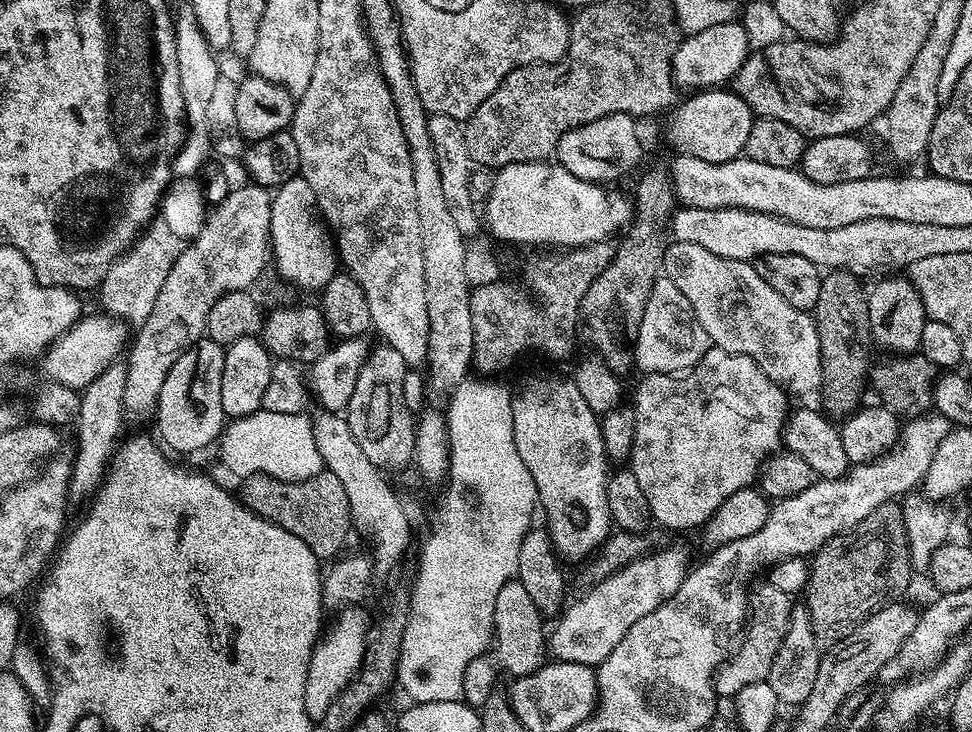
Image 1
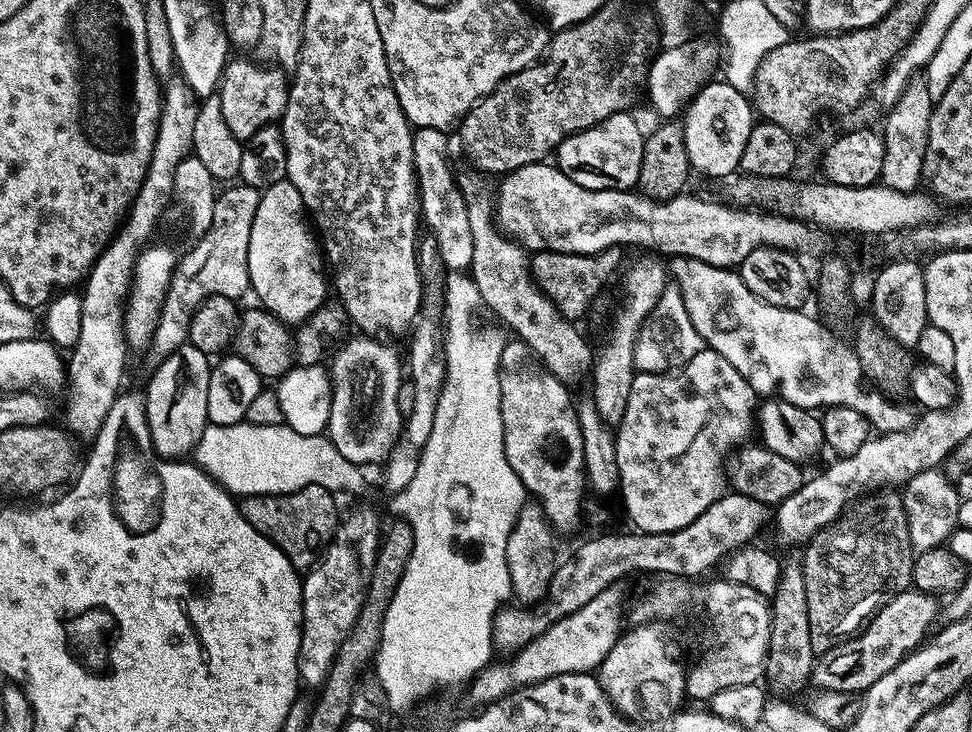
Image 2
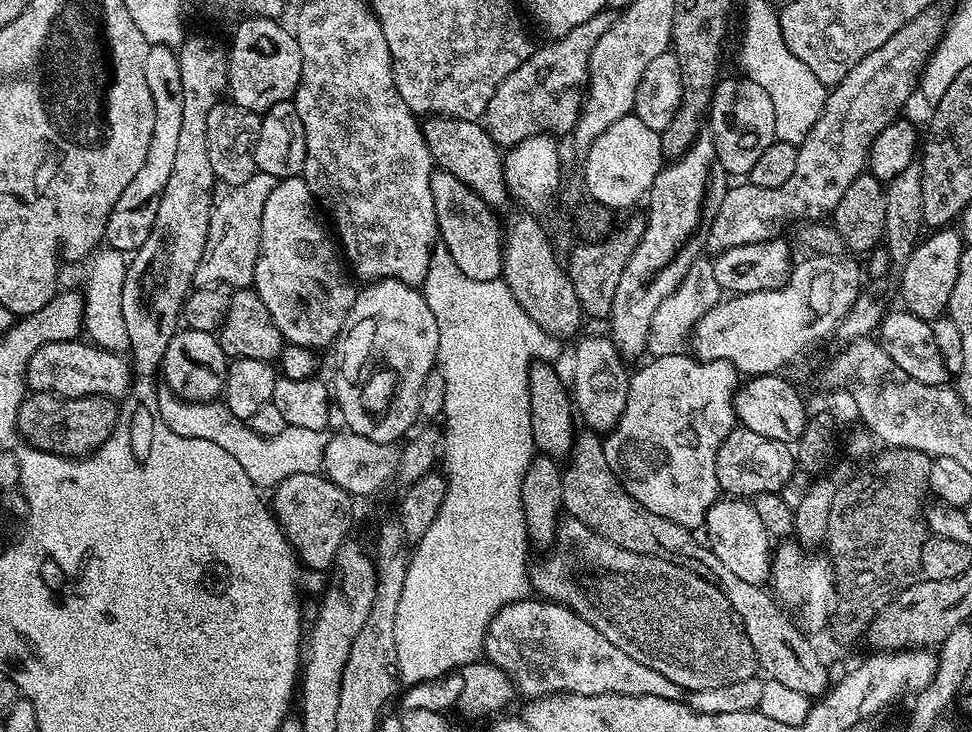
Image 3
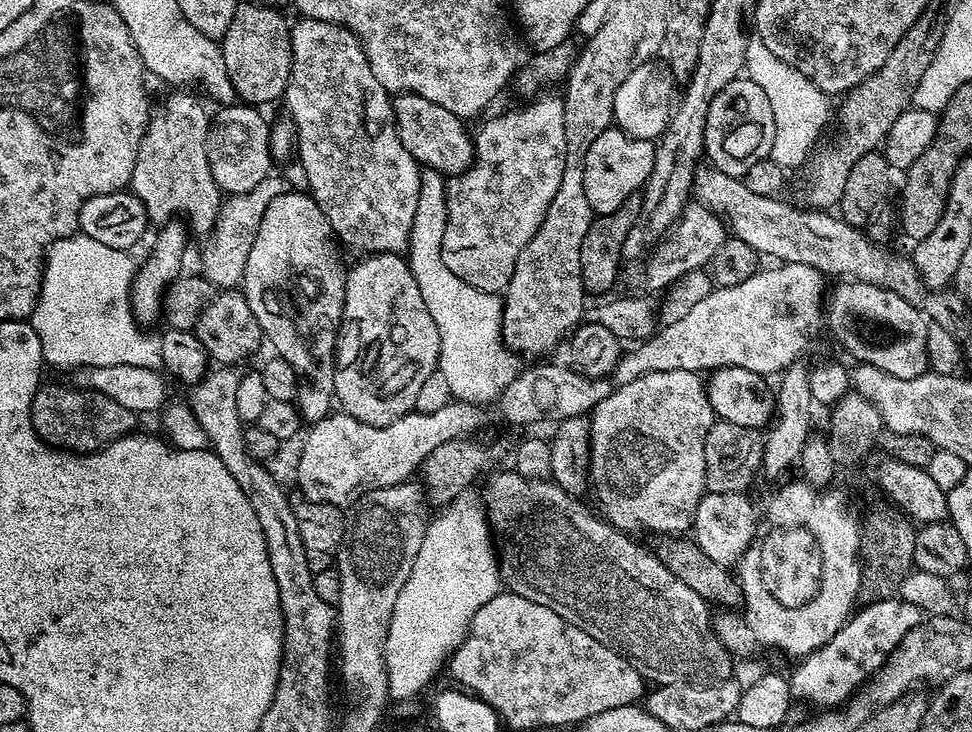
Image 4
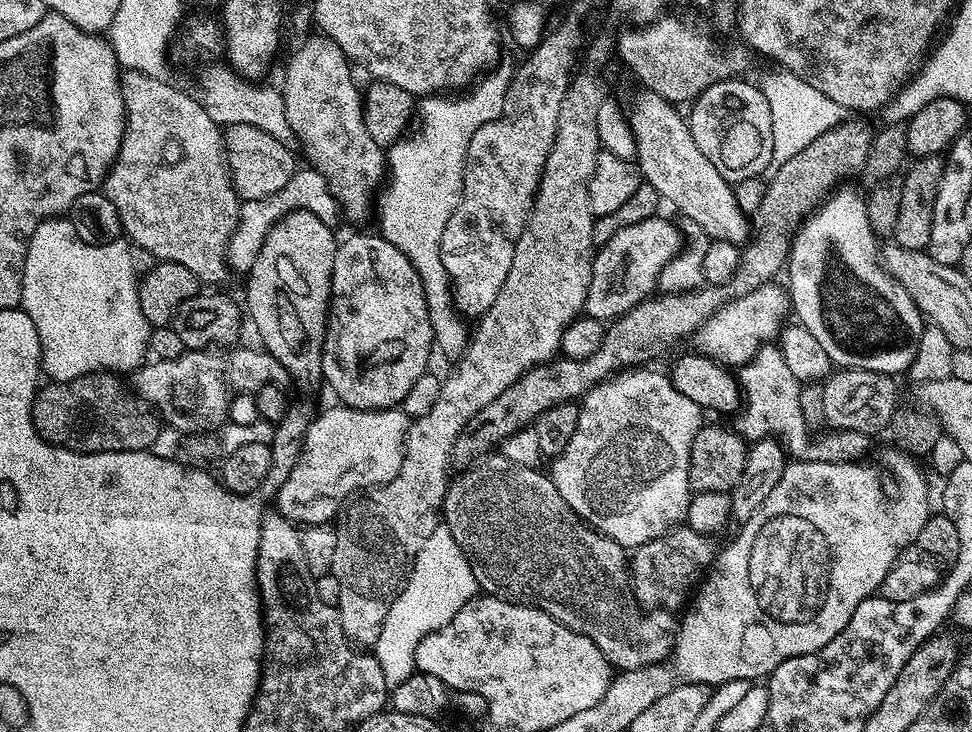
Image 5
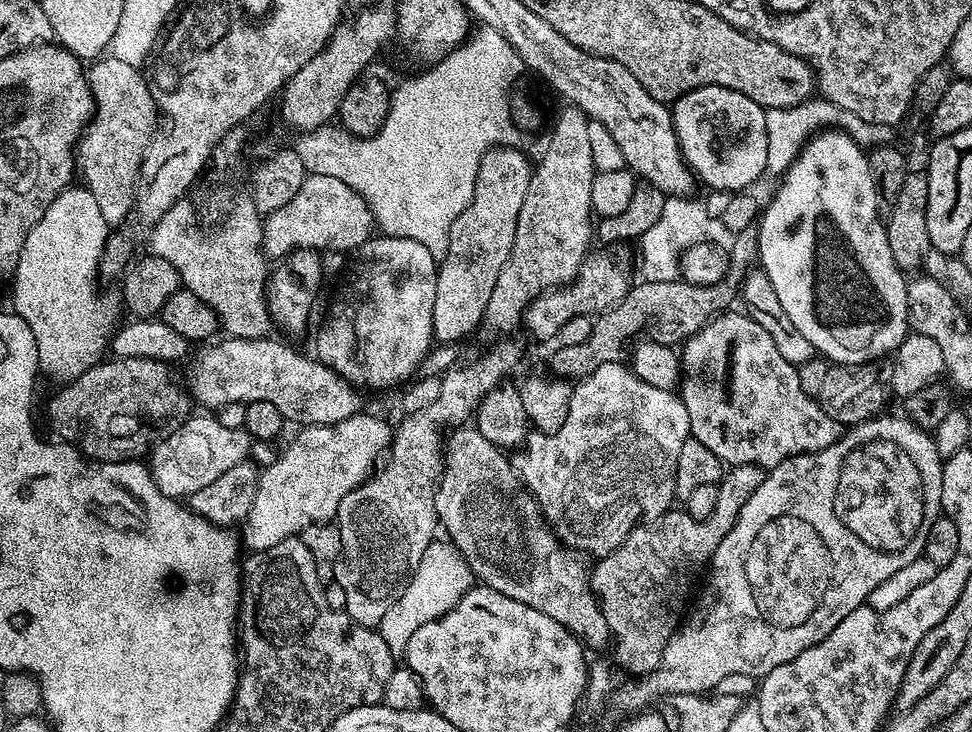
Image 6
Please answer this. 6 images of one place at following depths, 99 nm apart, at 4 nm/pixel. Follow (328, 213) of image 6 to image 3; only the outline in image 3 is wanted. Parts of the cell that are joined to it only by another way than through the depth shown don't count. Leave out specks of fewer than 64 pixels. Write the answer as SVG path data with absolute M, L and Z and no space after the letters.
M256 172L246 182L235 185L224 197L215 201L204 259L198 269L198 276L204 282L230 282L233 289L249 287L254 278L256 259L260 253L262 234L262 210L270 190L277 180L270 174Z

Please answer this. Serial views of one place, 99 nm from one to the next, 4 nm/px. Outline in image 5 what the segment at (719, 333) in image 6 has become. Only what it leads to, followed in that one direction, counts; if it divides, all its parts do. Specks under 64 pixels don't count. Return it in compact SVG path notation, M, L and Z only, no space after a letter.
M764 346L738 372L738 383L742 393L742 407L735 417L735 431L744 437L745 441L779 440L785 453L793 461L806 462L848 462L863 461L865 433L854 430L816 430L808 428L803 420L799 392L801 381L790 374L786 366L786 358L782 358L779 347Z

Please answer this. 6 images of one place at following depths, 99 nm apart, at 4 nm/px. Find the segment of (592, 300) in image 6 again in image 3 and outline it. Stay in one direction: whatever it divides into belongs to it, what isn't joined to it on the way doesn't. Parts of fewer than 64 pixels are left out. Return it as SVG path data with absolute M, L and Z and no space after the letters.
M934 2L926 10L922 10L922 14L918 14L913 20L906 22L906 26L902 26L902 30L898 30L898 34L894 34L894 38L890 38L890 42L886 42L882 46L878 46L878 50L866 54L866 58L862 58L862 62L854 65L850 74L846 74L846 78L842 78L842 82L827 93L825 106L821 110L820 116L796 149L797 165L794 166L794 172L786 182L782 183L782 186L764 189L762 186L749 182L736 182L724 193L724 197L720 199L720 203L715 209L716 217L713 220L711 217L706 228L707 247L712 247L713 253L719 254L727 248L758 242L762 239L760 224L788 224L791 220L820 222L823 221L820 220L823 216L824 219L831 217L850 184L865 171L868 149L875 136L901 115L900 107L911 98L912 91L914 93L917 91L922 73L928 67L932 53L939 46L945 29L944 10L939 3Z

